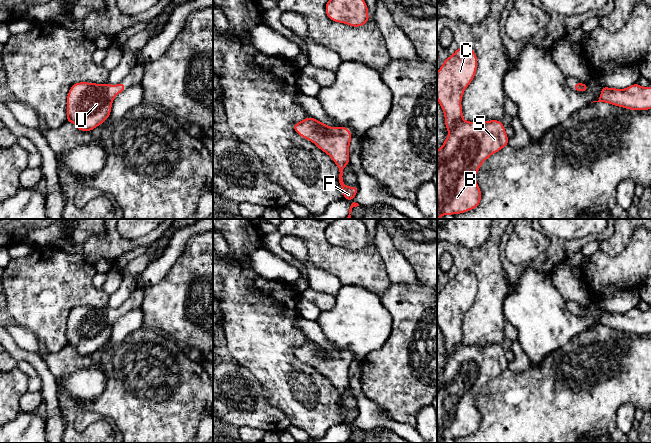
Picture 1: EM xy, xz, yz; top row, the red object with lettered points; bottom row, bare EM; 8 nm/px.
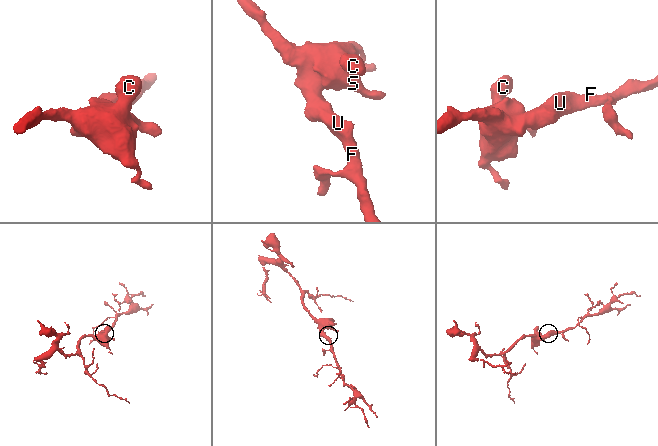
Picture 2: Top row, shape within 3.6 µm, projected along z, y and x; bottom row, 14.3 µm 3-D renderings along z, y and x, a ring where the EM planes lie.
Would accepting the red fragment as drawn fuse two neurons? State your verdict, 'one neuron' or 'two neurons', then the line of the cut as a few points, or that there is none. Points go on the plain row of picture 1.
one neuron | no cut

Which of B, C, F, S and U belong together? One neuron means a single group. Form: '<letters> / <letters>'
B C F S U

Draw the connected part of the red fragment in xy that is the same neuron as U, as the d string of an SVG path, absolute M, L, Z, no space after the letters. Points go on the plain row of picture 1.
M123 305L117 309L111 308L96 308L89 306L78 306L71 310L67 318L67 344L66 346L71 346L76 349L79 355L92 355L97 350L102 348L107 344L111 337L112 326L114 322L126 313Z

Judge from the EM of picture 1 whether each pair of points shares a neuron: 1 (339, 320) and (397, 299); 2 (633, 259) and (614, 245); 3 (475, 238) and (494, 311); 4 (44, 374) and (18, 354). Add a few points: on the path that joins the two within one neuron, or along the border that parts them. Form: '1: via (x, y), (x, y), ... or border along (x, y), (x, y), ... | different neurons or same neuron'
1: border along (379, 295), (382, 305), (390, 315), (391, 327) | different neurons
2: border along (633, 230), (620, 253), (607, 255), (599, 250) | different neurons
3: border along (491, 229), (478, 246), (465, 248), (454, 244) | different neurons
4: via (40, 367), (29, 356), (25, 355) | same neuron

